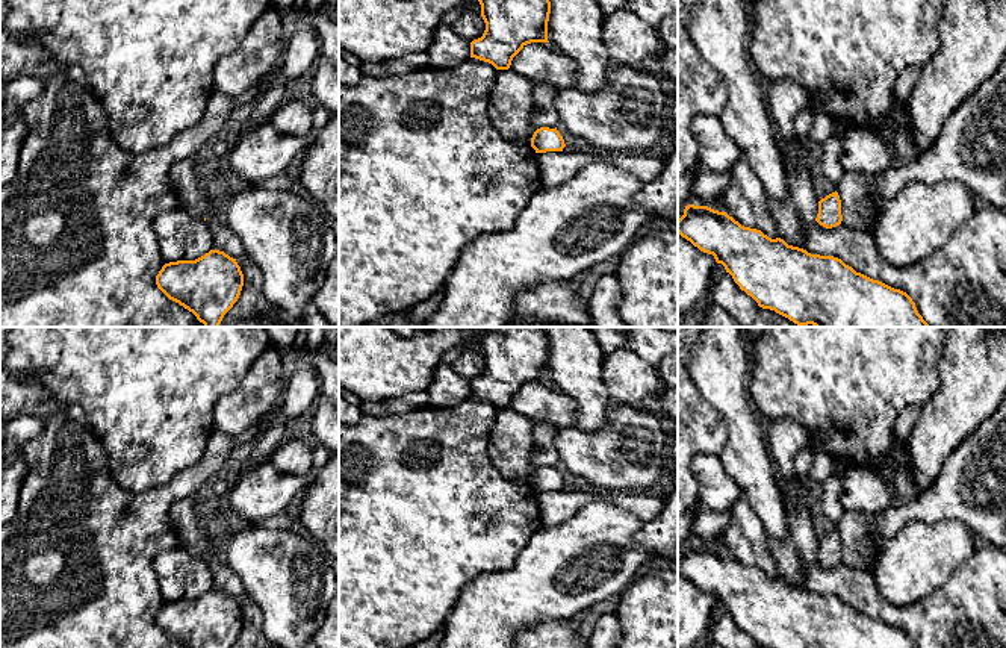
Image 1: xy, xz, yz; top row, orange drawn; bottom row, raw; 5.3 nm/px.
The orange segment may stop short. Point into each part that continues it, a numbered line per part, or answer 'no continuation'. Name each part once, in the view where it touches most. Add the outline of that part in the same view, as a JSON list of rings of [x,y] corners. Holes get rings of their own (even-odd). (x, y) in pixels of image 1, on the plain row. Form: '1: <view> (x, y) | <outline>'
no continuation

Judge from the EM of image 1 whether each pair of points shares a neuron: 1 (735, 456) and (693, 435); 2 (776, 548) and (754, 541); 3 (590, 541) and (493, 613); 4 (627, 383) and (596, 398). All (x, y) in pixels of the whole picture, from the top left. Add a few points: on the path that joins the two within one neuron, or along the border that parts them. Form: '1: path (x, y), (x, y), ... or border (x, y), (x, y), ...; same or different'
1: border (720, 412), (726, 427), (726, 441), (717, 454); different
2: border (766, 535), (766, 542), (779, 576); different
3: path (566, 562), (546, 582), (518, 597); same
4: border (602, 358), (602, 382), (613, 403); different

